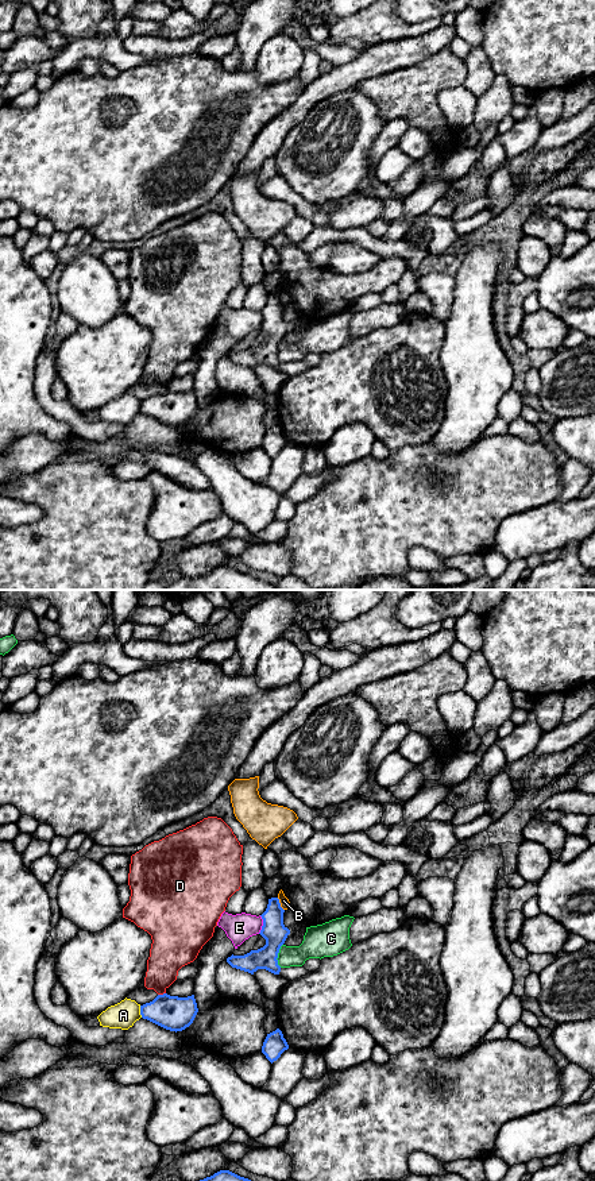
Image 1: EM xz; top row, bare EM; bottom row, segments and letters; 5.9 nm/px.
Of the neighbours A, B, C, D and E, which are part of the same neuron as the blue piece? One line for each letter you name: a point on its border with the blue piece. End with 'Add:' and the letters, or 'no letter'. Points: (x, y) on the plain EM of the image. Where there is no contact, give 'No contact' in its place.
Add: no letter

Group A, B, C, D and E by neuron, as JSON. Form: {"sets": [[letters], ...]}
{"sets": [["A"], ["B"], ["C"], ["D"], ["E"]]}

